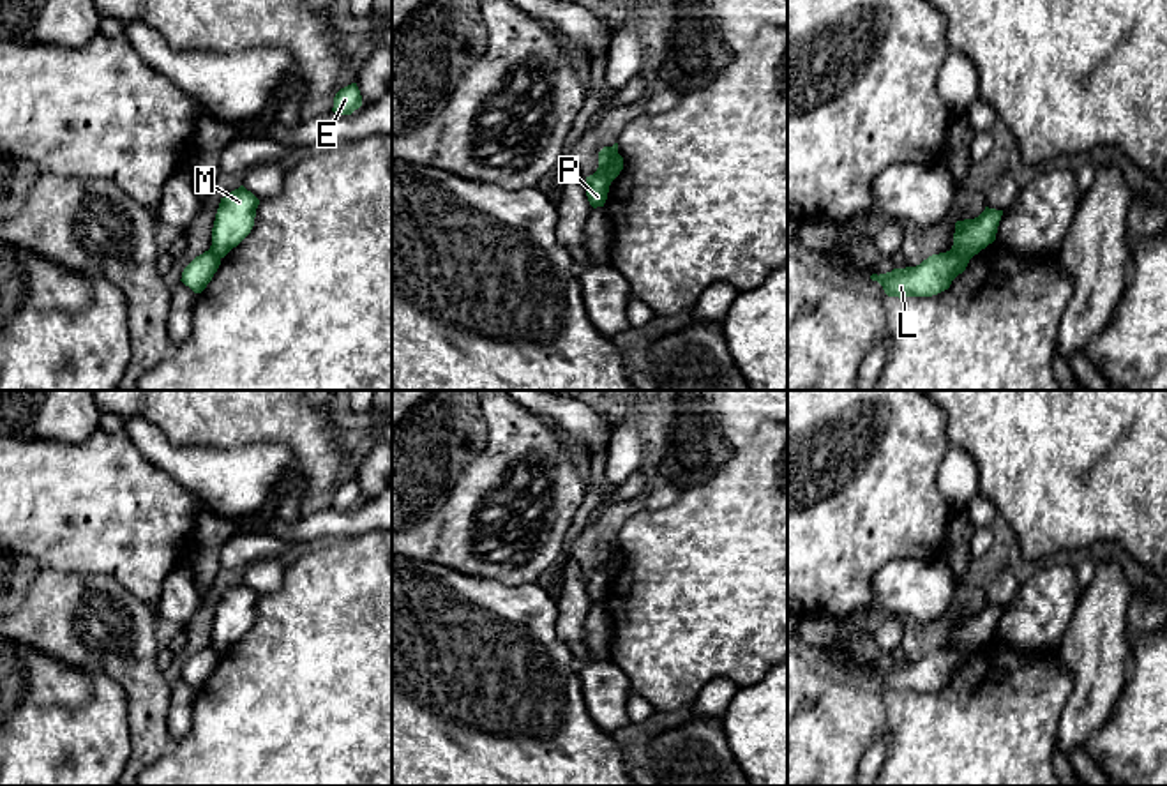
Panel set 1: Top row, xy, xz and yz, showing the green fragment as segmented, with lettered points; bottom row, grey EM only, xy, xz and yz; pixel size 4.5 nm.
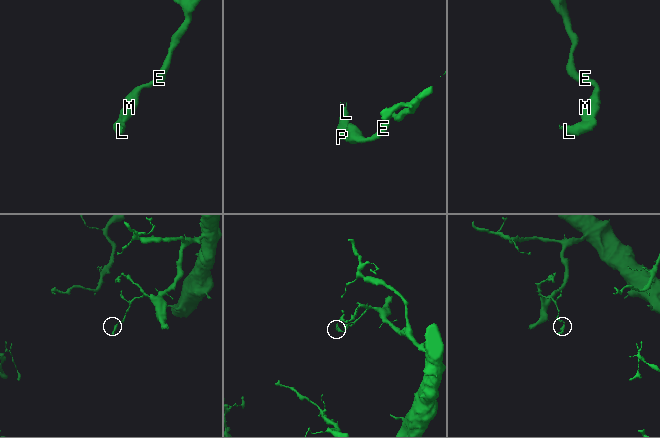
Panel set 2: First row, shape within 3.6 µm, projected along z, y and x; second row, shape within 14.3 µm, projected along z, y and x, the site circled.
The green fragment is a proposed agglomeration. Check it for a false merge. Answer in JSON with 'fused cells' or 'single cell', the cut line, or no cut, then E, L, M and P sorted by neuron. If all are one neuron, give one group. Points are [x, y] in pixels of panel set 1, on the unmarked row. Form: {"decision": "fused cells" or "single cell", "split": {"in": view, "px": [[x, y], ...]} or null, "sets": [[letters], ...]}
{"decision": "fused cells", "split": {"in": "xz", "px": [[617, 548], [611, 559], [609, 578]]}, "sets": [["E", "M"], ["L", "P"]]}

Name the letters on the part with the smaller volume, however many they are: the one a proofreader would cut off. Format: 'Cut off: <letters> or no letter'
Cut off: L, P

